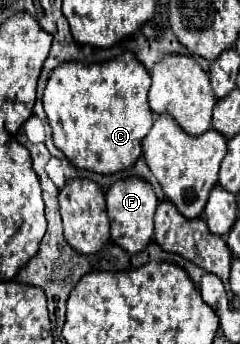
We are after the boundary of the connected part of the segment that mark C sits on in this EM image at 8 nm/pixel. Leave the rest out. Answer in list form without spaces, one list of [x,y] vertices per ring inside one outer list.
[[[124,52],[106,64],[84,66],[80,62],[64,62],[52,70],[46,90],[44,90],[44,110],[52,128],[52,138],[56,148],[64,152],[72,166],[90,170],[96,174],[114,174],[136,164],[142,154],[142,140],[150,132],[154,120],[148,108],[148,88],[150,76],[132,52]]]

